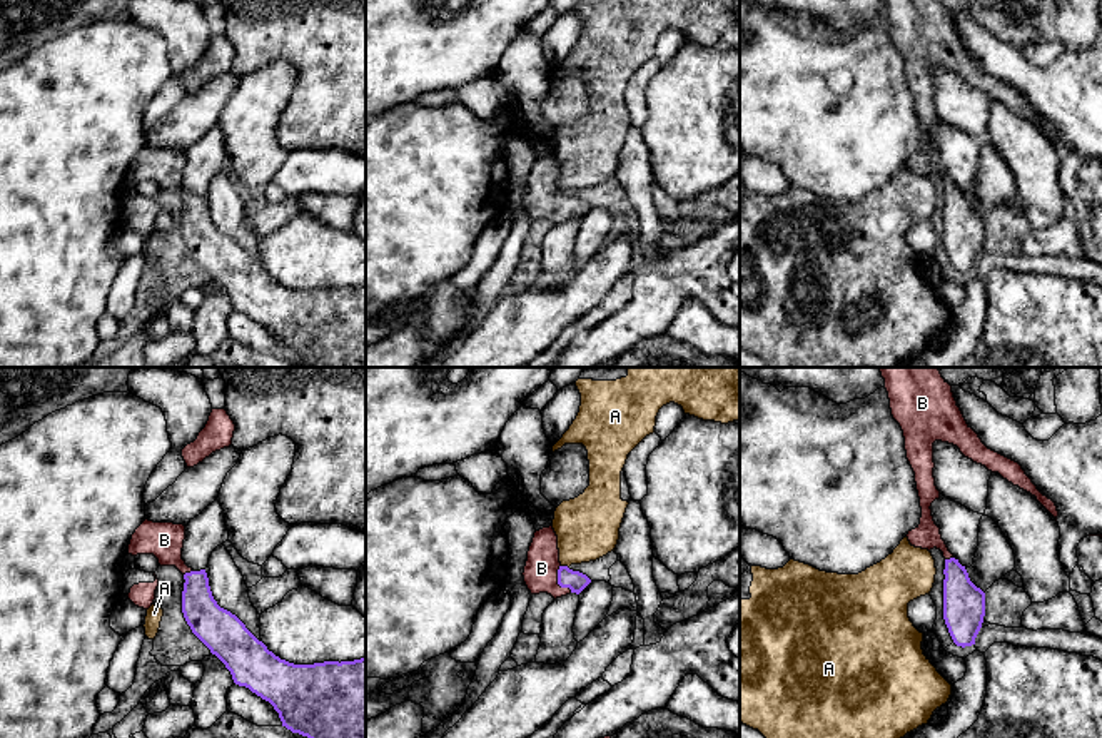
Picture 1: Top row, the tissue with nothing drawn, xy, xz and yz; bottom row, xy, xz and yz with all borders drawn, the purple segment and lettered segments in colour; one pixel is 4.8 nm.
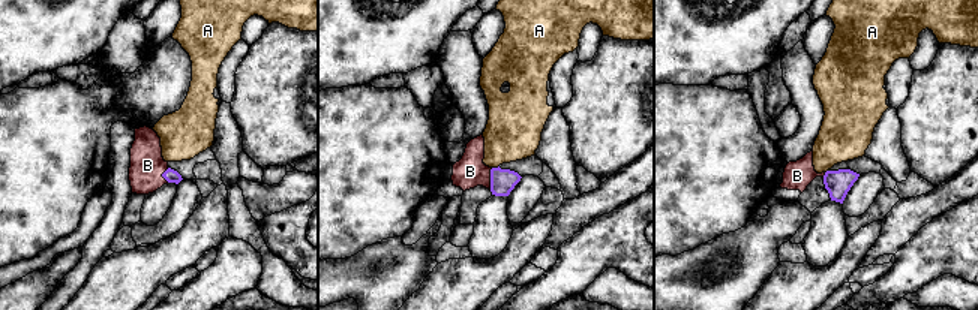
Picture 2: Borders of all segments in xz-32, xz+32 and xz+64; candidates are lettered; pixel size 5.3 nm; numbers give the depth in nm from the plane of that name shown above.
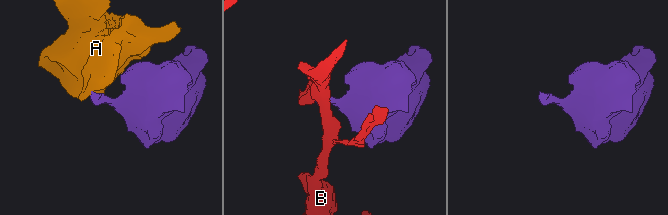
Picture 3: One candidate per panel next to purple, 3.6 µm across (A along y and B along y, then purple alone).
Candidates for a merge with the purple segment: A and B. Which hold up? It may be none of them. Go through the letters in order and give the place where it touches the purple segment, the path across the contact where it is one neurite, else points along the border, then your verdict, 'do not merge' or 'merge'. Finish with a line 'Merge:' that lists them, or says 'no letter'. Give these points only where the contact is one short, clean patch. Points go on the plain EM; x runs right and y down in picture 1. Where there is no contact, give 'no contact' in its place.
A: contact xz (565, 192); border xz (561, 191), (568, 194); do not merge
B: contact xz (558, 207); way xz (576, 207), (558, 207), (541, 194); merge
Merge: B

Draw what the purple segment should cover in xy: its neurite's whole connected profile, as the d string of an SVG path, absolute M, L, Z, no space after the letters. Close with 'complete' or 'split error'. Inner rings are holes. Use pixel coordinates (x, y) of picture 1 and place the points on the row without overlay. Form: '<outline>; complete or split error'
M145 145L132 160L129 180L154 180L160 192L175 192L184 200L184 244L192 259L225 291L234 309L269 327L279 339L282 352L311 367L366 367L366 282L314 291L281 286L235 240L217 230L205 195L194 197L182 185L184 165L184 150Z; split error

